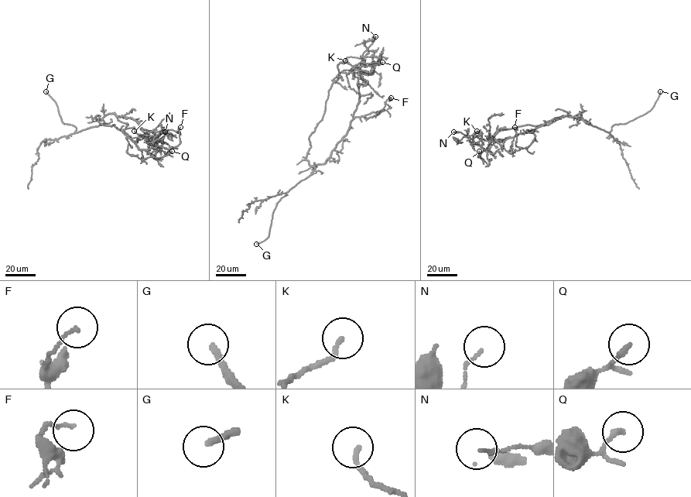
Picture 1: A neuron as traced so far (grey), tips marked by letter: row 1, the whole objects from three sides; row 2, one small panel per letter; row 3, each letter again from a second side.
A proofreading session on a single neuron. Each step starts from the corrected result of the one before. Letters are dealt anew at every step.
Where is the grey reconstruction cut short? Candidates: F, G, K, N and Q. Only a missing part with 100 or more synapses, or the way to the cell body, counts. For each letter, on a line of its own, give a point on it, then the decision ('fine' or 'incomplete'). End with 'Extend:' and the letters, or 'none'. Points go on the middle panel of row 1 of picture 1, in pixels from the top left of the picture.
F: at (391, 97); fine
G: at (256, 244); incomplete
K: at (345, 60); fine
N: at (375, 36); fine
Q: at (382, 62); fine
Extend: G

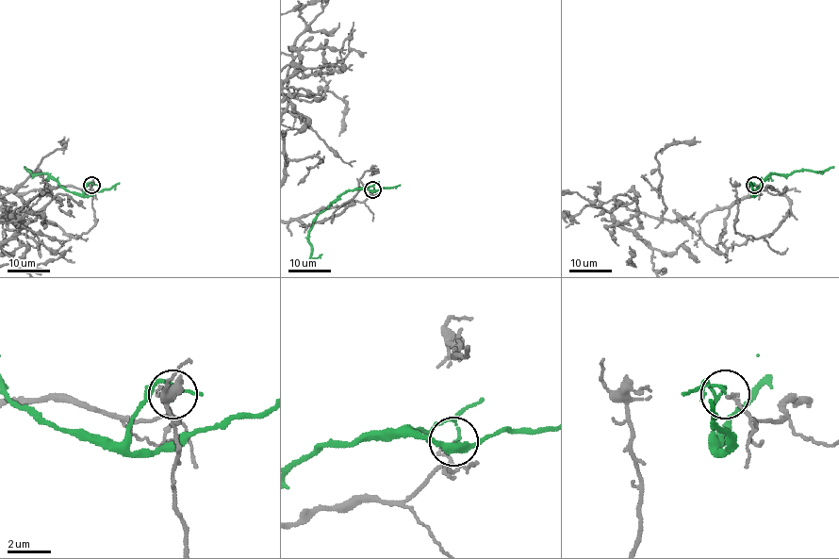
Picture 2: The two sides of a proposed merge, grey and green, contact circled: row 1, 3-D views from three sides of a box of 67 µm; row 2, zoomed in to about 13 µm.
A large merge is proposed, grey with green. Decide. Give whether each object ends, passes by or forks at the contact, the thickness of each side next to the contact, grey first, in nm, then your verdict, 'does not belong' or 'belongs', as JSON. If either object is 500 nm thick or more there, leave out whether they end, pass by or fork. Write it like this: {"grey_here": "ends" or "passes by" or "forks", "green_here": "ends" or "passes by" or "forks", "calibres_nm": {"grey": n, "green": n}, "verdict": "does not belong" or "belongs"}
{"grey_here": "ends", "green_here": "ends", "calibres_nm": {"grey": 150, "green": 100}, "verdict": "does not belong"}

